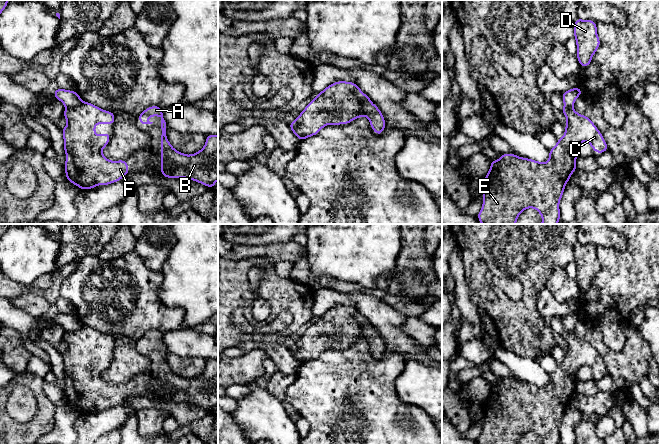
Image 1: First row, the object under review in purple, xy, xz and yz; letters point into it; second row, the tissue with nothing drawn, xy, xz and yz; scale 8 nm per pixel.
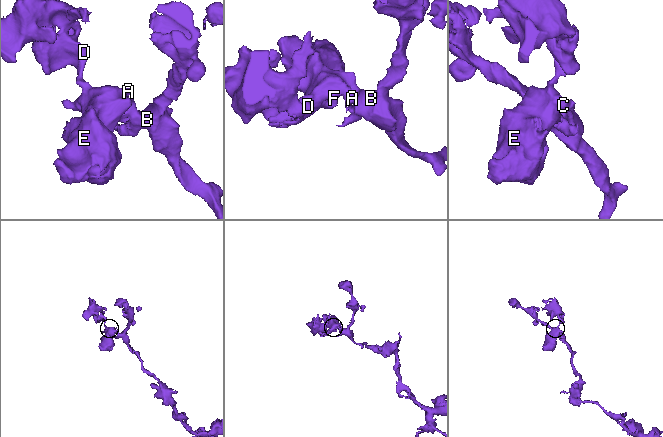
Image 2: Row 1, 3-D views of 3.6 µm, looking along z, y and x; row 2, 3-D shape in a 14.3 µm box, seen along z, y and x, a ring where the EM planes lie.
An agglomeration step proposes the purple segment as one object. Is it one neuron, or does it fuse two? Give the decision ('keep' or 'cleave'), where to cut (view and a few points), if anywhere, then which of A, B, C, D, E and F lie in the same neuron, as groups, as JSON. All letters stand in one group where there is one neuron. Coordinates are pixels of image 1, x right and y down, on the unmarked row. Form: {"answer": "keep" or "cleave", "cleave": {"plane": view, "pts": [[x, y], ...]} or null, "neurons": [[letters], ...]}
{"answer": "cleave", "cleave": {"plane": "xy", "pts": [[82, 325], [73, 331], [66, 332]]}, "neurons": [["A", "B", "C", "E", "F"], ["D"]]}

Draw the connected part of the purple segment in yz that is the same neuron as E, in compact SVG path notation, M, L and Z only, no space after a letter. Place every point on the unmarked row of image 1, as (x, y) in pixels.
M563 332L567 342L565 358L558 363L556 370L549 374L547 387L521 382L514 378L501 378L496 385L491 385L490 394L482 405L483 429L477 438L479 444L517 444L527 432L535 432L542 444L560 444L559 426L564 412L572 397L577 393L577 371L587 365L596 377L608 375L601 356L589 341L578 338L573 332Z

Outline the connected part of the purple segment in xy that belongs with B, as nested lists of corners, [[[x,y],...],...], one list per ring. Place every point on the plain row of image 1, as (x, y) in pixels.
[[[151,330],[138,340],[138,344],[142,348],[152,348],[147,344],[151,340],[161,341],[161,399],[186,402],[213,412],[218,404],[218,359],[206,360],[205,370],[199,376],[186,379],[175,374],[168,365],[163,333]]]

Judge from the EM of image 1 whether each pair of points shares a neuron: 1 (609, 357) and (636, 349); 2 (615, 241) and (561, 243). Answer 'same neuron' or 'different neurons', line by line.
1: same neuron
2: different neurons

